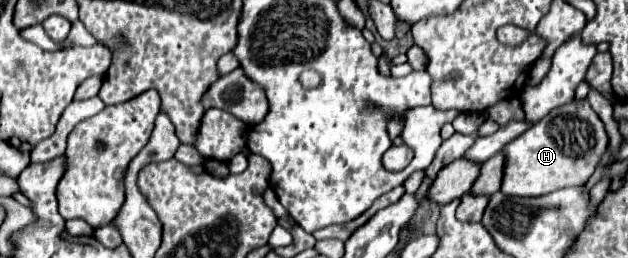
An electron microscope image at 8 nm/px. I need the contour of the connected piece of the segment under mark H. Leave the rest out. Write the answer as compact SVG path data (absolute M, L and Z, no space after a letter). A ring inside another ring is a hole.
M588 100L562 104L504 148L506 168L502 192L506 196L536 198L560 188L582 186L594 174L606 148L608 136L604 132L604 124Z

